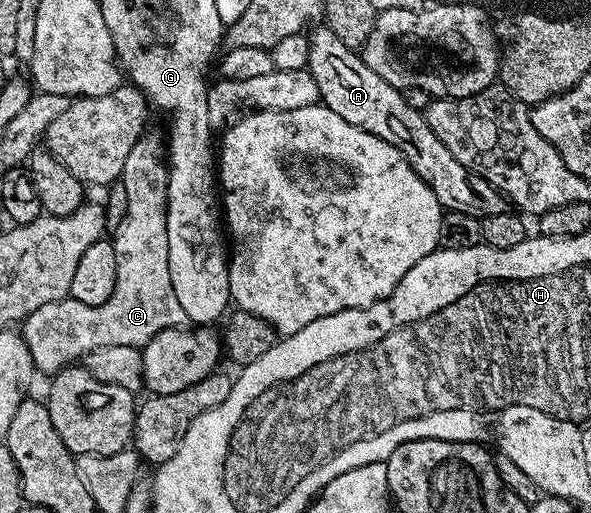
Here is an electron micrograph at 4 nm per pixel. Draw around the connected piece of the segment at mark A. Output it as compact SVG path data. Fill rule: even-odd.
M317 25L308 32L309 62L307 70L315 77L315 85L319 85L321 103L331 113L339 113L347 125L355 125L367 133L375 133L375 137L383 137L403 157L407 157L407 165L423 177L423 181L435 193L442 208L446 212L470 215L479 220L486 219L491 213L503 213L510 210L511 204L501 192L496 191L483 177L469 171L455 157L451 157L451 149L431 133L431 125L427 125L424 114L420 110L407 105L397 88L387 85L375 69L365 63L364 58L356 50L348 48L343 41L326 25Z

